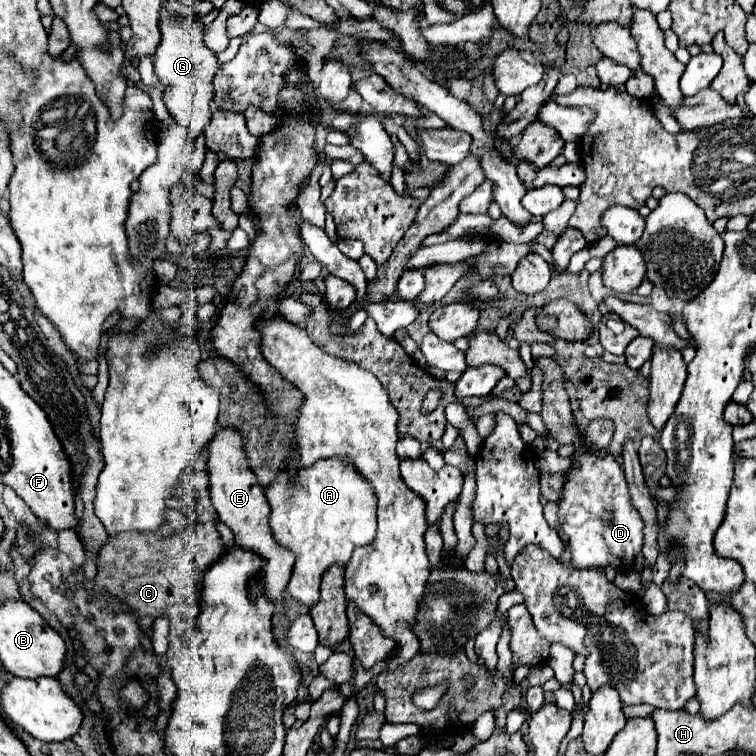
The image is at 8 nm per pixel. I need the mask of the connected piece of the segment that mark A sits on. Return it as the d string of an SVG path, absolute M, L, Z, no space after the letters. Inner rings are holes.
M340 458L318 460L312 466L298 464L296 476L290 476L288 470L284 468L276 476L276 480L264 490L264 494L272 508L270 526L272 526L274 538L296 554L294 572L292 572L286 592L292 598L296 598L300 604L312 606L320 596L320 578L324 570L334 562L348 564L354 548L372 544L372 540L376 538L376 494L372 486L356 472L356 468L350 462L340 460Z

